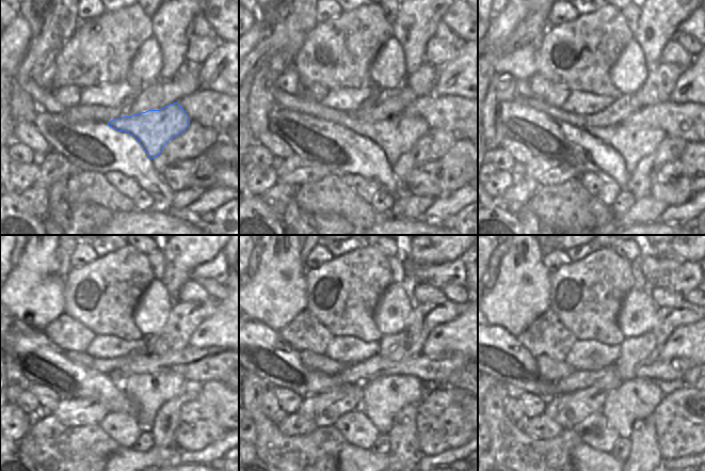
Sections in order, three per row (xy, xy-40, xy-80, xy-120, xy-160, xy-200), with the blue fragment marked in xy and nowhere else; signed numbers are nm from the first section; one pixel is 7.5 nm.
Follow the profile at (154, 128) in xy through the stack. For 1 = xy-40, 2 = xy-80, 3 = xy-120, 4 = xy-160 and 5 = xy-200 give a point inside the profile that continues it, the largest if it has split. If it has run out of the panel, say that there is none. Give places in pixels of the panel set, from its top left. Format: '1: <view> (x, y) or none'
1: xy-40 (397, 135)
2: xy-80 (634, 143)
3: xy-120 (149, 392)
4: xy-160 (384, 397)
5: xy-200 (637, 398)

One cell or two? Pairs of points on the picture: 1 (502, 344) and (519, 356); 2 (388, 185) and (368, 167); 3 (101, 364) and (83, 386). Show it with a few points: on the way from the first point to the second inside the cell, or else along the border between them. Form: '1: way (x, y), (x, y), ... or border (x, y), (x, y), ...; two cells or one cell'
1: way (507, 348), (515, 354); one cell
2: way (383, 179), (373, 170); one cell
3: border (73, 361), (108, 375); two cells

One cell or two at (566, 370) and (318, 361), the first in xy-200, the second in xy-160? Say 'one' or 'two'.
one

